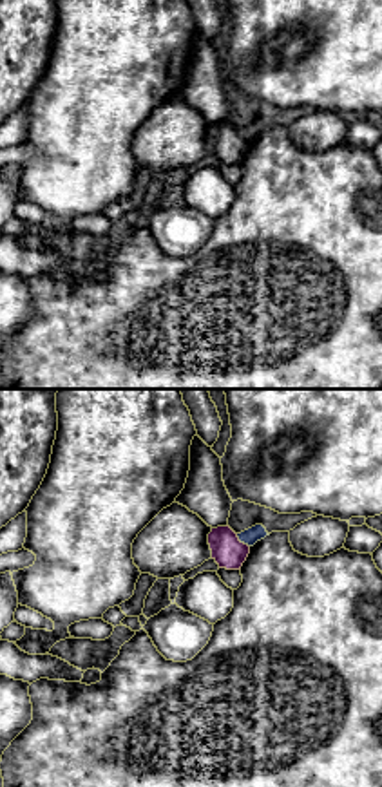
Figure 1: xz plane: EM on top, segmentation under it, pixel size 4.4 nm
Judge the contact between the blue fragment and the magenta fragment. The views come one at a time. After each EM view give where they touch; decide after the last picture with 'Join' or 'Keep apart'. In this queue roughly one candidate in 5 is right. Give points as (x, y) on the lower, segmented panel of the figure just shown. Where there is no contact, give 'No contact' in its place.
Touches blue at (241, 541)

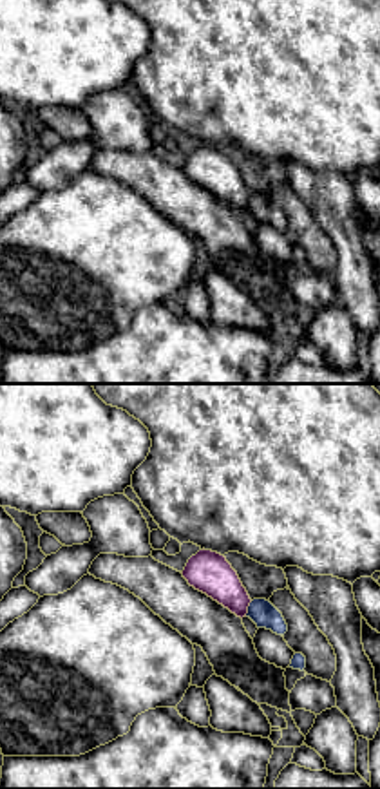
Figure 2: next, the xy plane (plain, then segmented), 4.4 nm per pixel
Touches blue at (248, 608)

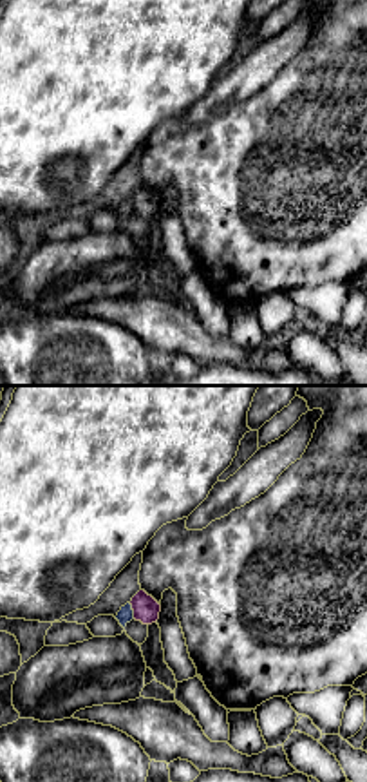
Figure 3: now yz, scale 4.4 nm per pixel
Touches blue at (132, 610)

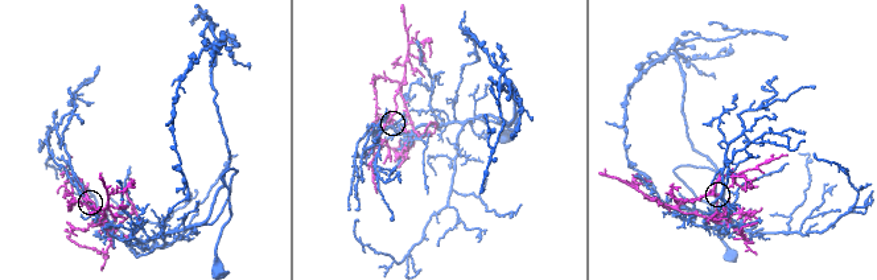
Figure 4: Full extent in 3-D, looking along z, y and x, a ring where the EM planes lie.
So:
Keep apart

